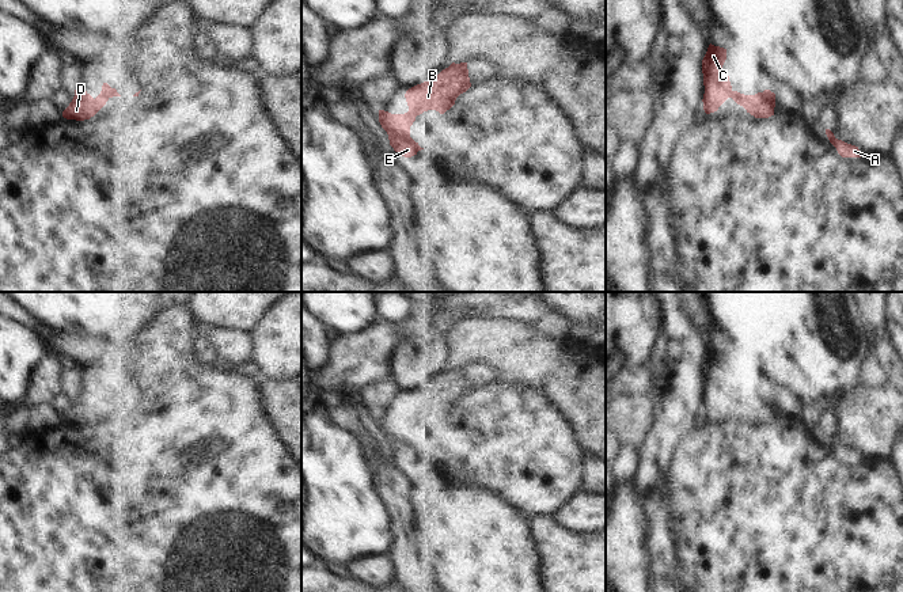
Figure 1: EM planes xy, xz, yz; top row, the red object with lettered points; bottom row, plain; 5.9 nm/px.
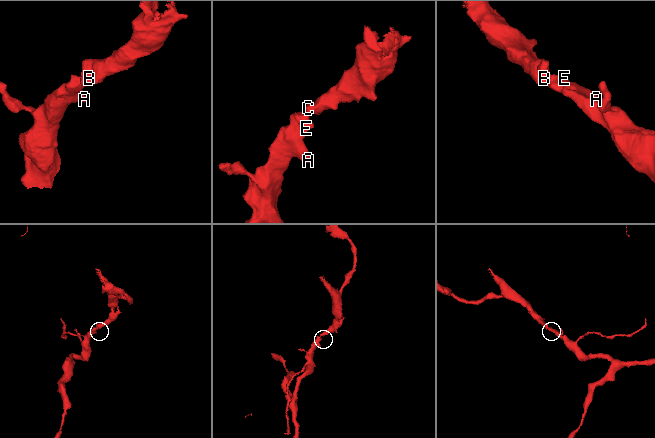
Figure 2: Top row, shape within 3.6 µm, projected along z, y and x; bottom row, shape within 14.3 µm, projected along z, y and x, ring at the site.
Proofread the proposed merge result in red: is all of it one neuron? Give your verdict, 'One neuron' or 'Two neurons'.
One neuron.

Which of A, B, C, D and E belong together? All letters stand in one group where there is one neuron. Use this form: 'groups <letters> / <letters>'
groups A B C D E

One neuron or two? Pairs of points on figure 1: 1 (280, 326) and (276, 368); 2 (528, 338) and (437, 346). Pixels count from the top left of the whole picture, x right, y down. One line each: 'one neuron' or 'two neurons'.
1: one neuron
2: two neurons

